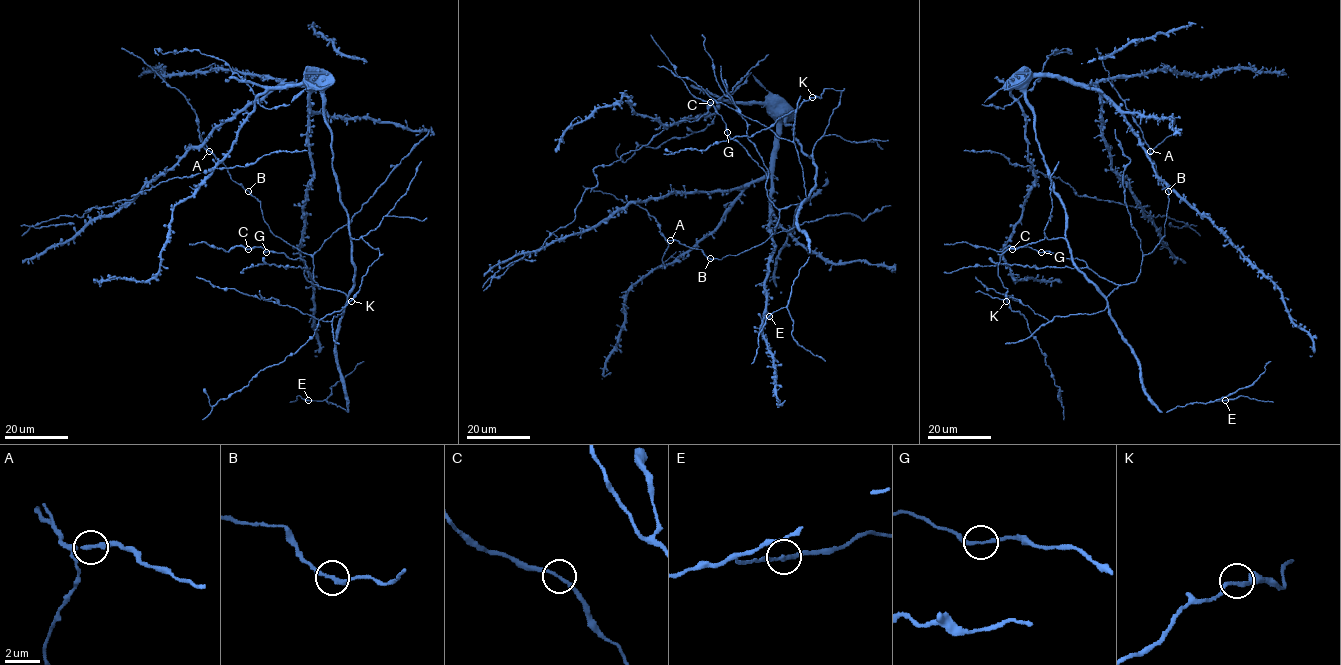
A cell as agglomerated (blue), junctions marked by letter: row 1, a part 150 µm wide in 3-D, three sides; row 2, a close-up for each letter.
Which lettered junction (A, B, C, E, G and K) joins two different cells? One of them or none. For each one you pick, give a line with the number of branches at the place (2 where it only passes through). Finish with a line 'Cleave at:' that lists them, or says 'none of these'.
Cleave at: none of these

